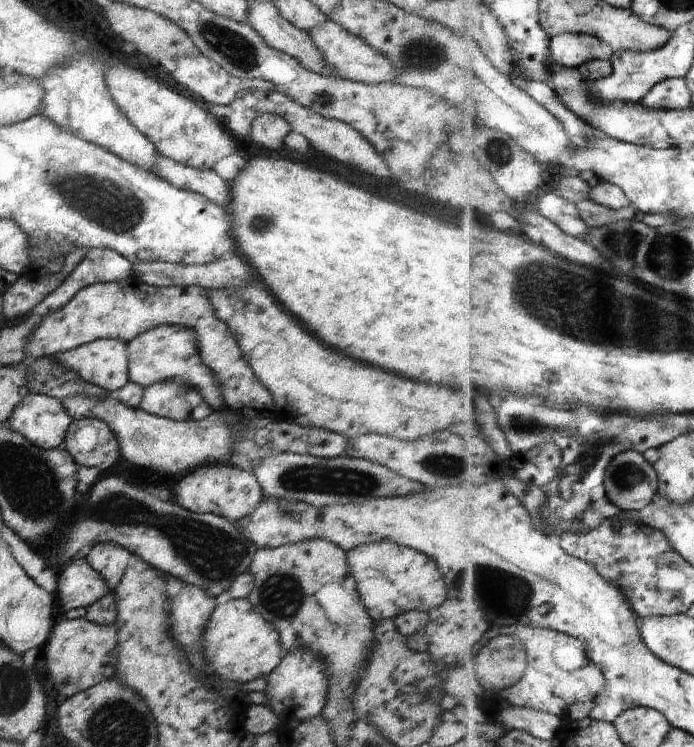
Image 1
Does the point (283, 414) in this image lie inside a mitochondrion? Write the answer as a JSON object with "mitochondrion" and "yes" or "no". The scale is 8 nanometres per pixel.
{"mitochondrion":"no"}

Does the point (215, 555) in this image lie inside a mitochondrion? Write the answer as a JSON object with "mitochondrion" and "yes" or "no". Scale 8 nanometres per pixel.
{"mitochondrion":"yes"}

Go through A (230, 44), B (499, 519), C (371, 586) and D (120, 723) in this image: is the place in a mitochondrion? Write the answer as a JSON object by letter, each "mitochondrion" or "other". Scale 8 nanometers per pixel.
{"A":"mitochondrion","B":"other","C":"other","D":"mitochondrion"}

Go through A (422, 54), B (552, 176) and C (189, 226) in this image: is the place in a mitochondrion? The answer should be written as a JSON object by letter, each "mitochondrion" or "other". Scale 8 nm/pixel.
{"A":"mitochondrion","B":"other","C":"other"}

